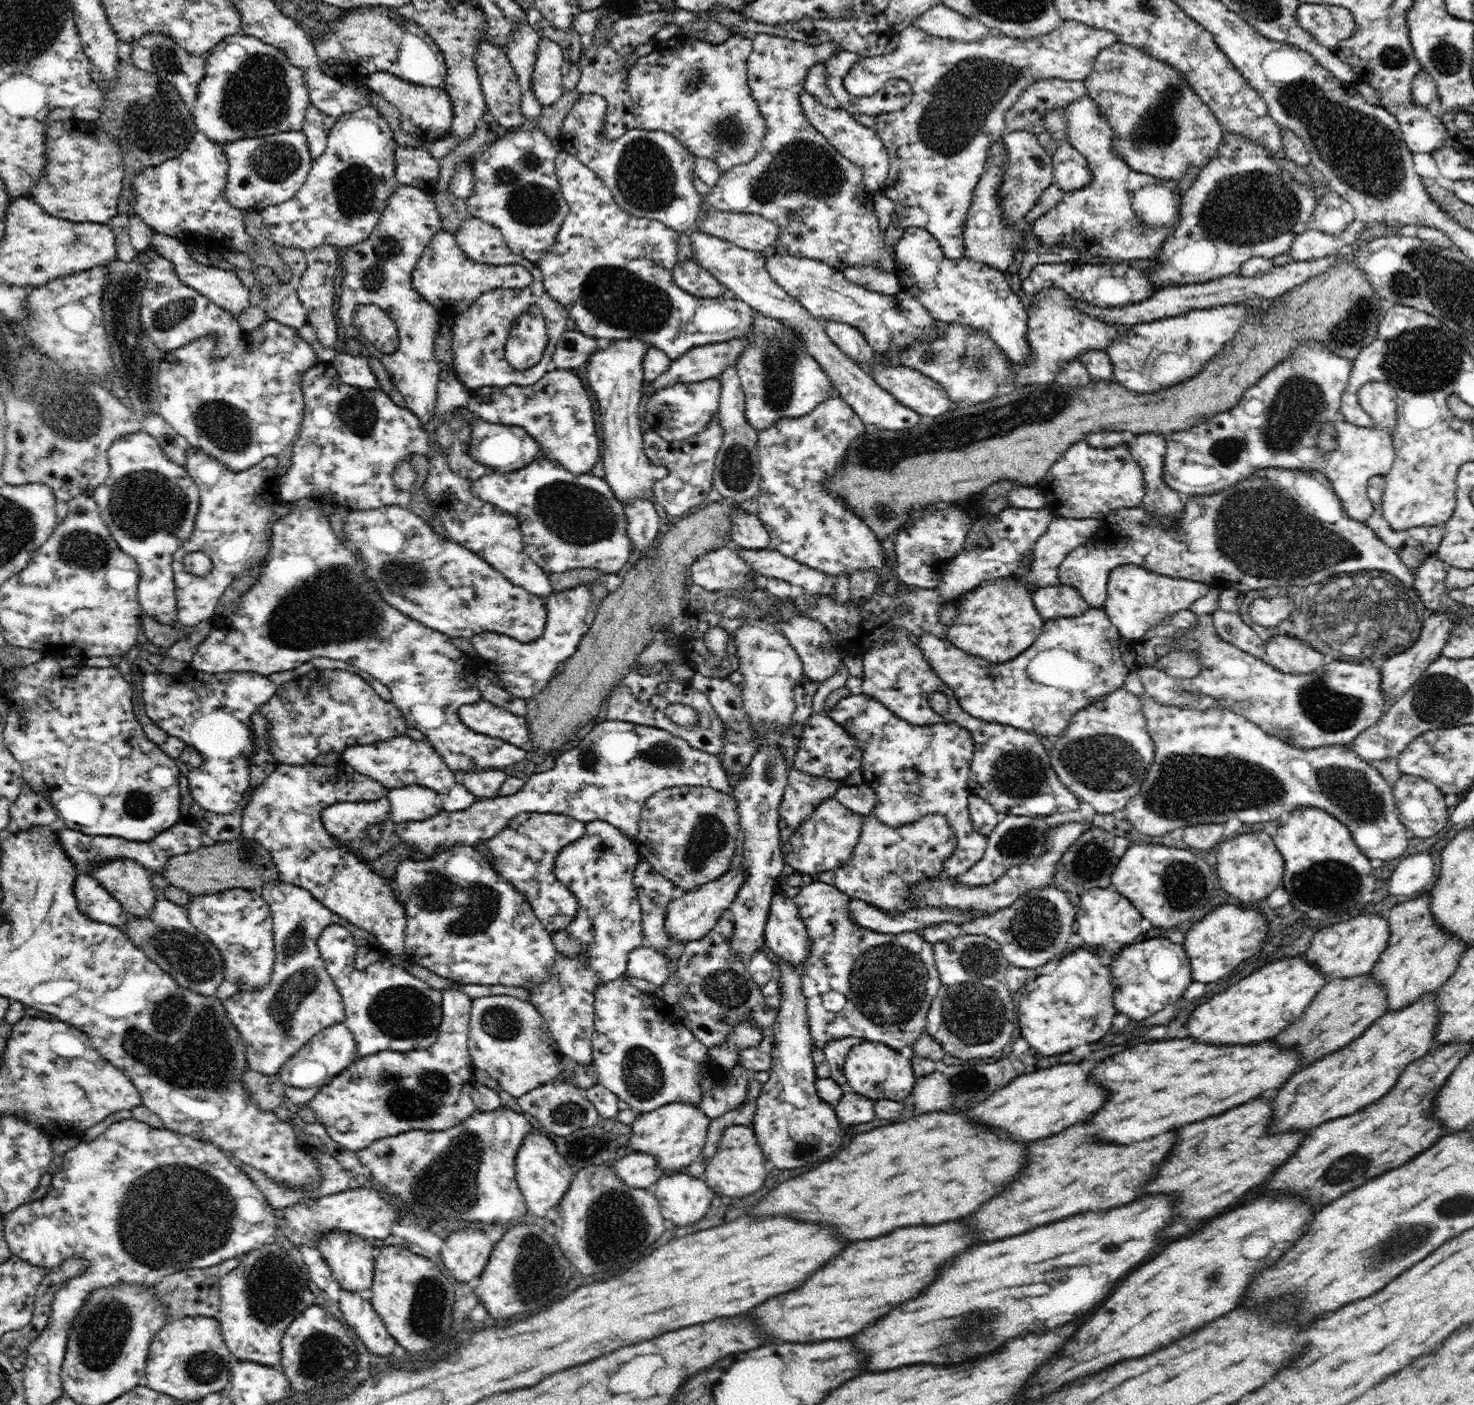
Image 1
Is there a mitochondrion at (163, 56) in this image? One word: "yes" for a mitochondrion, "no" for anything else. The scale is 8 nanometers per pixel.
yes

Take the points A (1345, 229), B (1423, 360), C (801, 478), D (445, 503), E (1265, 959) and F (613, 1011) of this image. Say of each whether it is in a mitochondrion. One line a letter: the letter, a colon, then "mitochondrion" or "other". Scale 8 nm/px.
A: other
B: mitochondrion
C: other
D: other
E: other
F: other

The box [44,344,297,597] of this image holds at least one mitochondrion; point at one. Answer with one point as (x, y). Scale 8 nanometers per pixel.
(145, 503)

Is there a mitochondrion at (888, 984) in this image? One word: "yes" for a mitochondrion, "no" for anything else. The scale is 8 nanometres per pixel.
yes

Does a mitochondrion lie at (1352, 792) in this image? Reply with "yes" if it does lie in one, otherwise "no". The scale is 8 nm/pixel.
yes

